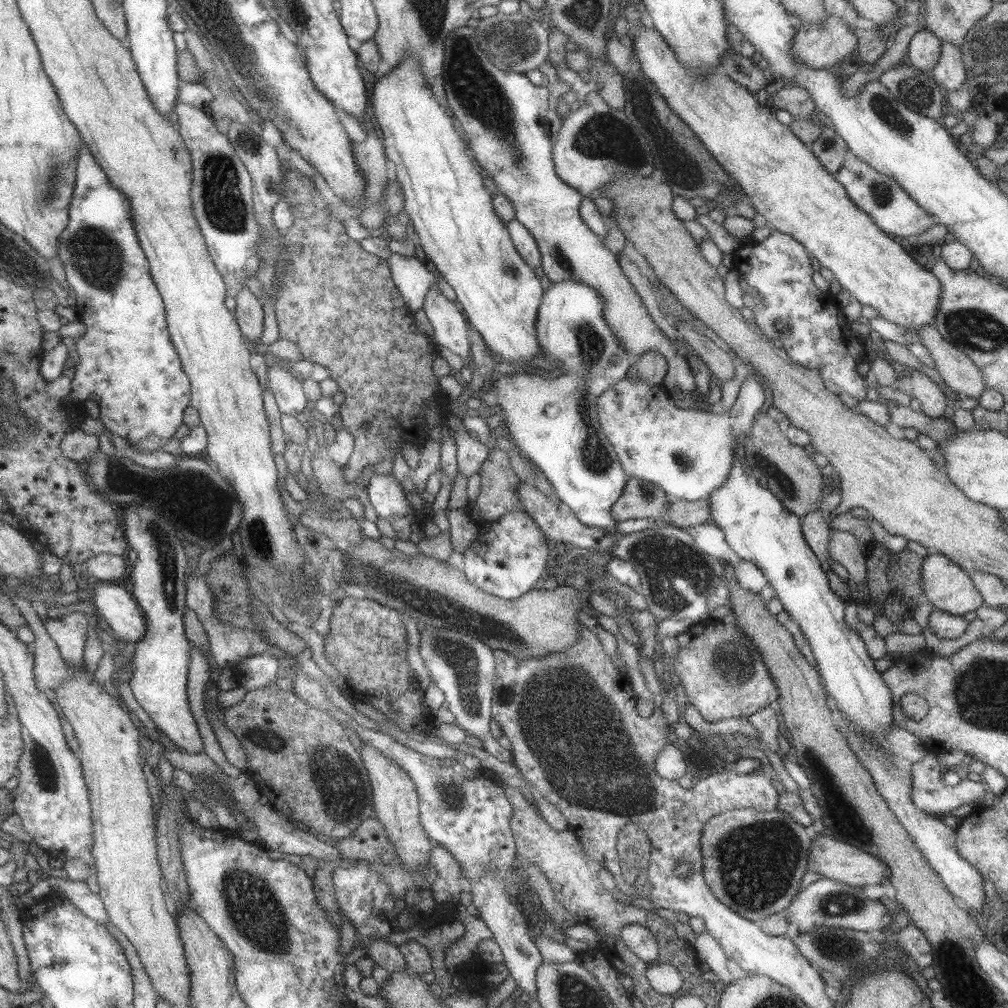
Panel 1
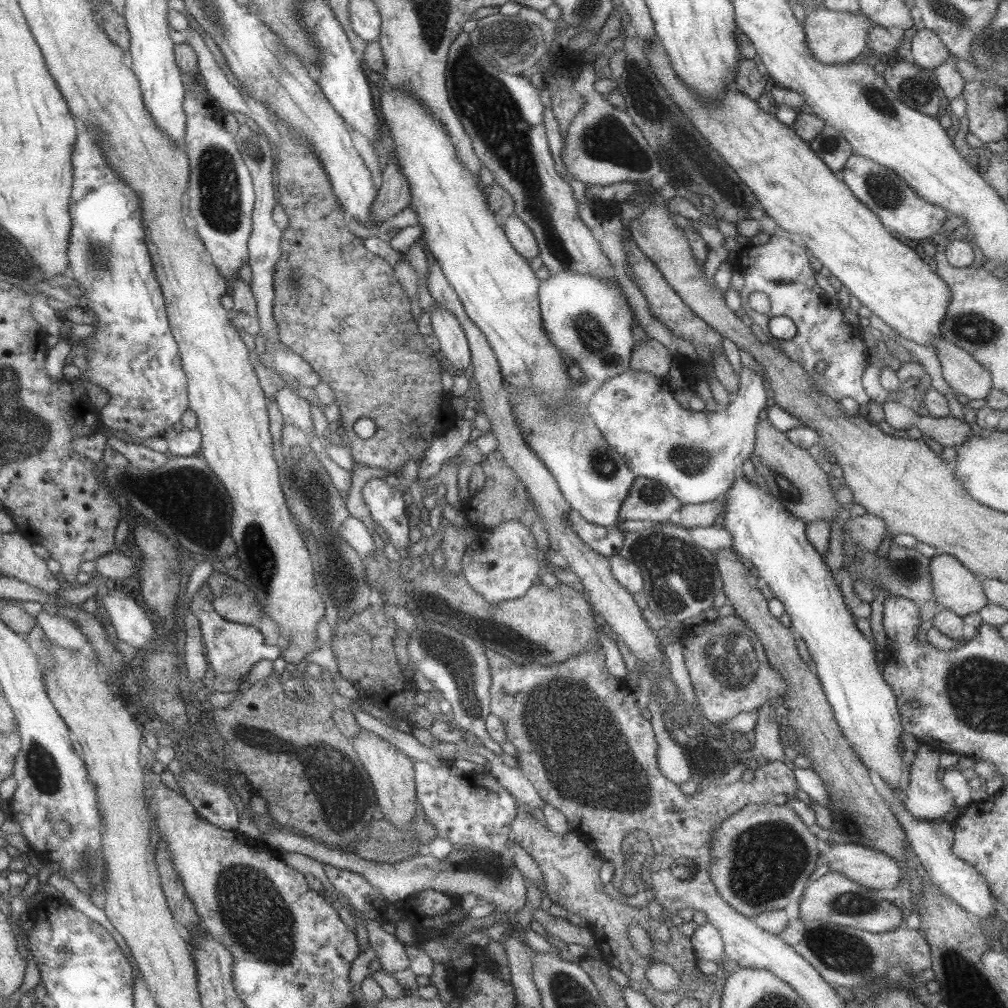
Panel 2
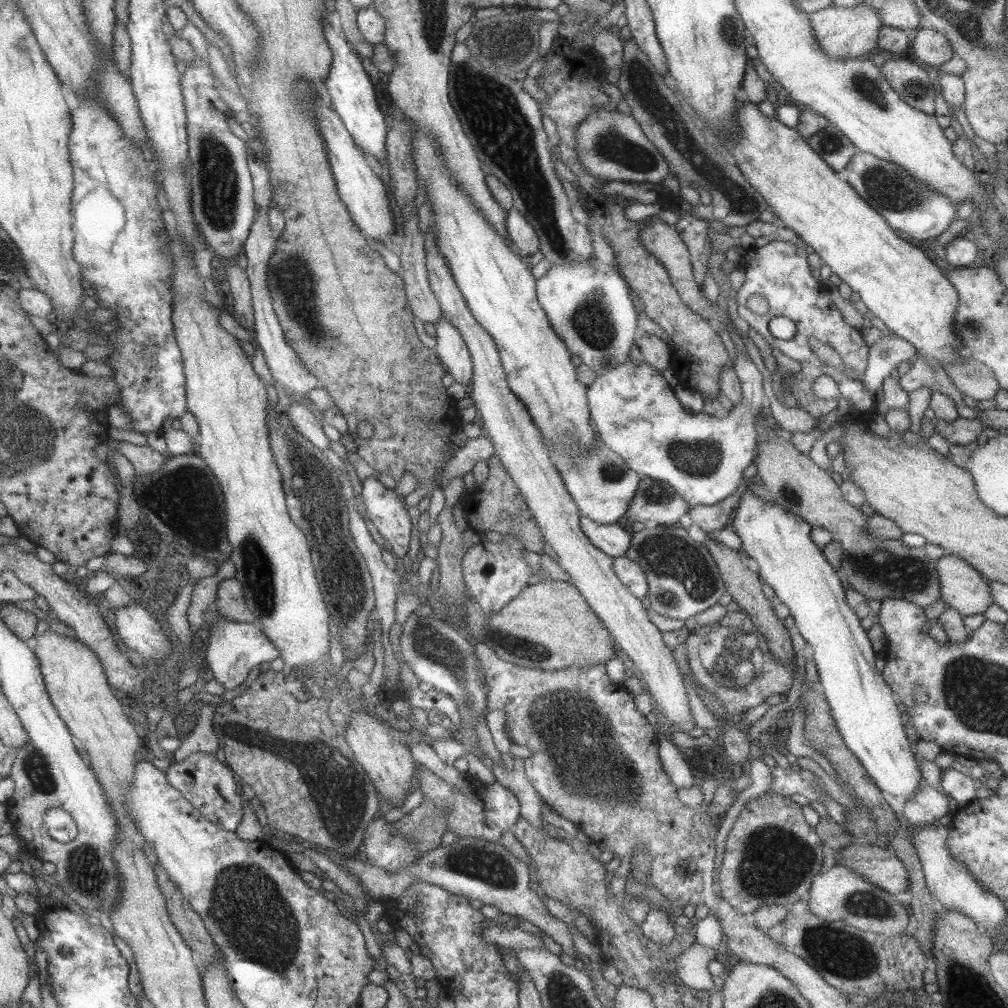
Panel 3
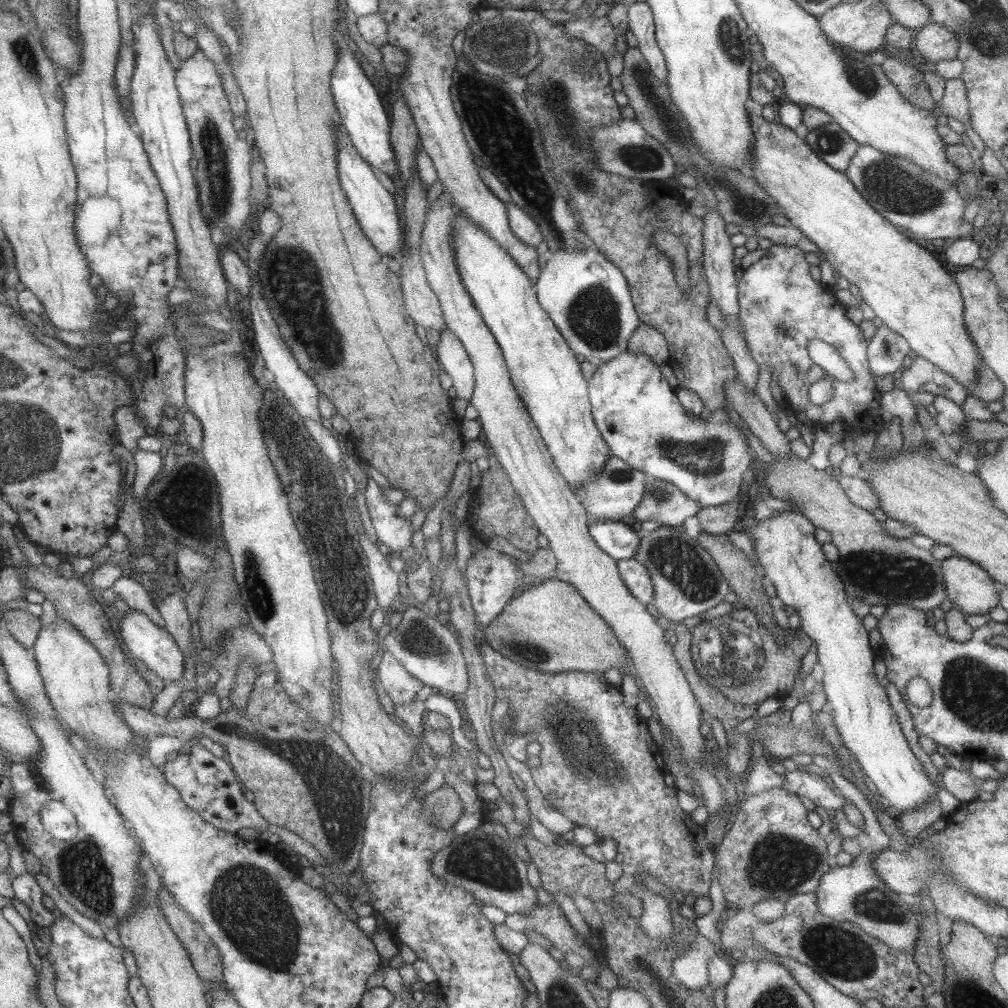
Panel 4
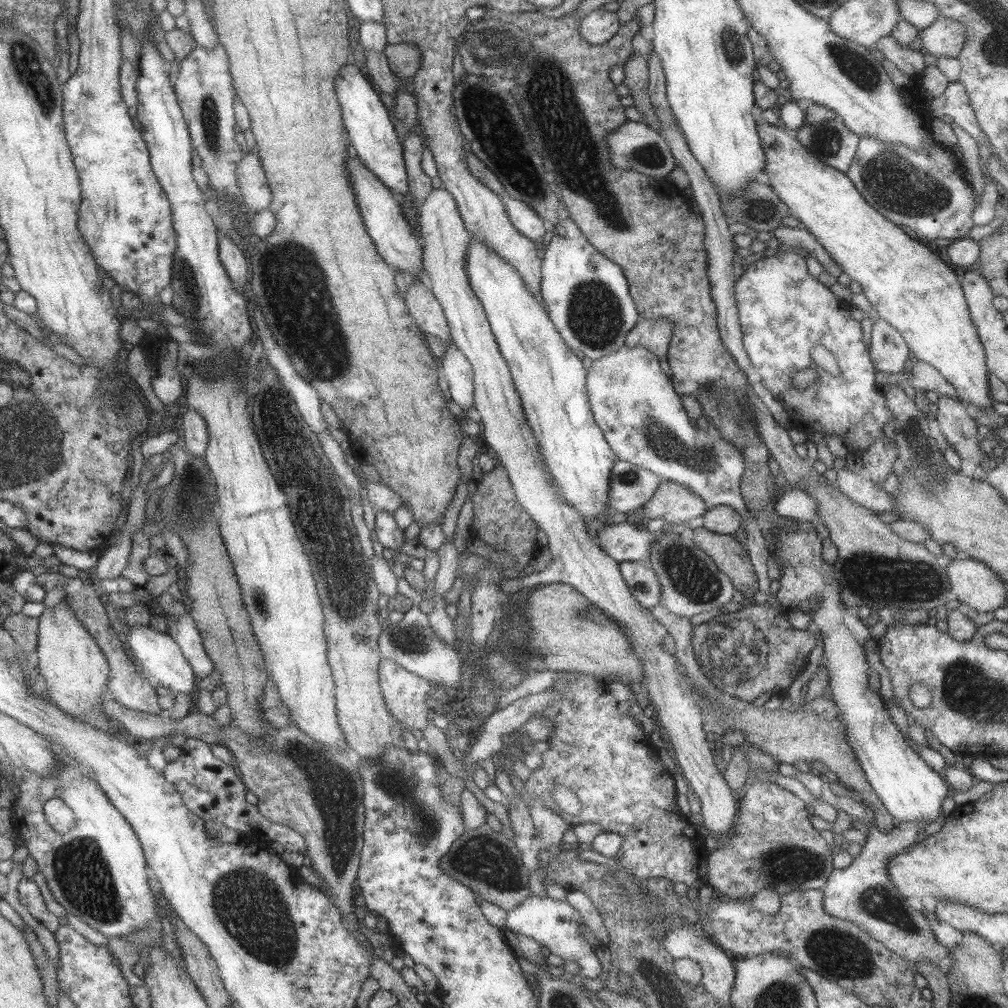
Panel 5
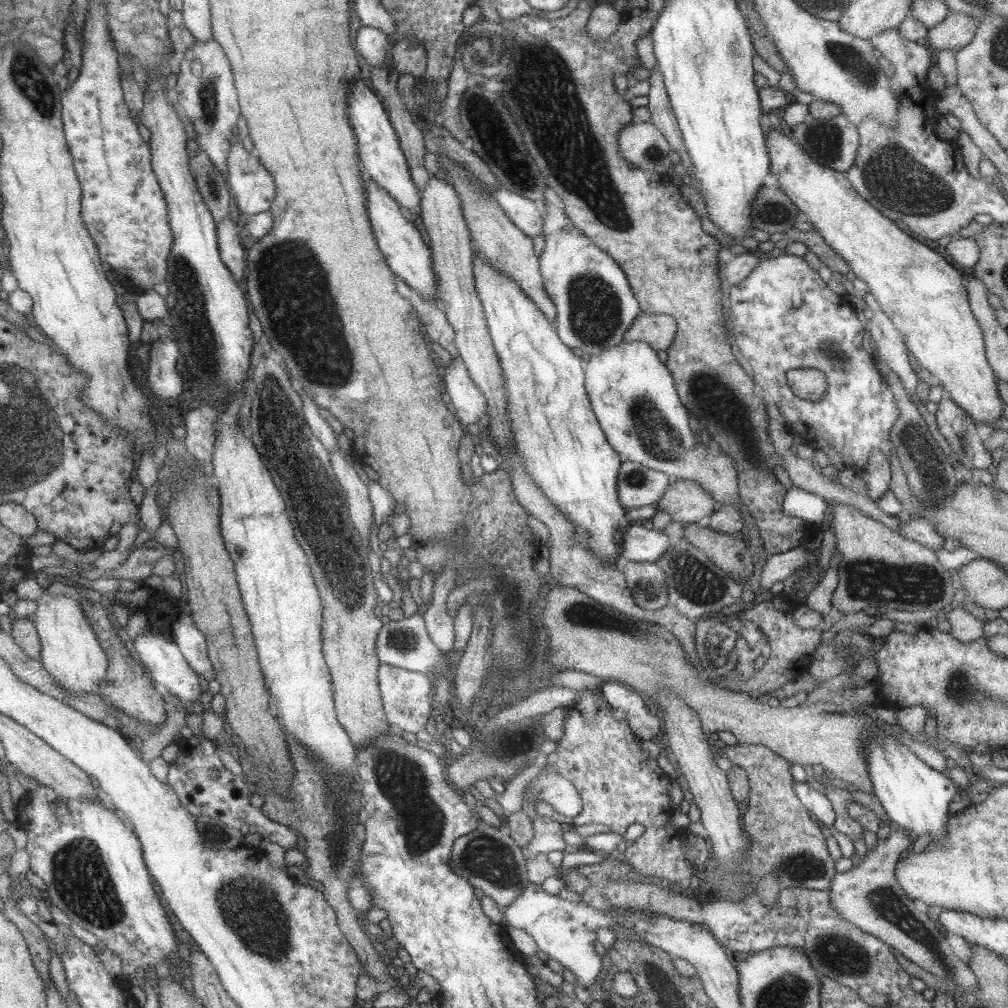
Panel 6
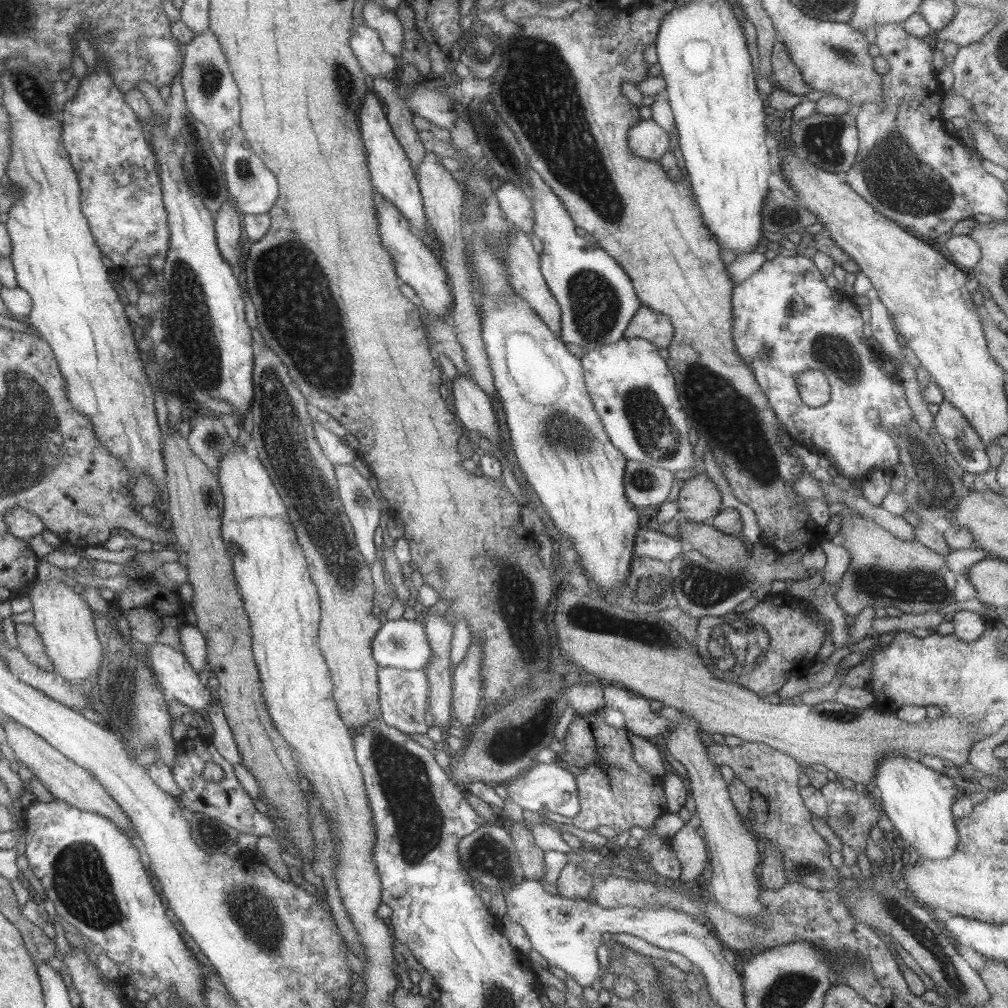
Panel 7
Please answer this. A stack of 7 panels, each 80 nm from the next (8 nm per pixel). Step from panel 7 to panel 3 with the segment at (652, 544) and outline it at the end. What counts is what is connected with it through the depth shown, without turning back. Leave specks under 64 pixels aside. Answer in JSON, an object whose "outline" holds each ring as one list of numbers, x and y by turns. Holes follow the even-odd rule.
{"outline":[[581,515,579,527,595,548,613,558,623,556,631,540,630,530,616,523,601,525]]}

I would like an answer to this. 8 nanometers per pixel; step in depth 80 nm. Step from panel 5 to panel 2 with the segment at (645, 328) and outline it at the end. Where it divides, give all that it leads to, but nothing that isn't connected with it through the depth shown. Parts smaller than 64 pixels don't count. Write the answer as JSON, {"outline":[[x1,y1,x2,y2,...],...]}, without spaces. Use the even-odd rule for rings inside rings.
{"outline":[[652,338,635,343,630,356,631,370,644,370,645,373,663,378,668,373,674,356,661,343]]}

